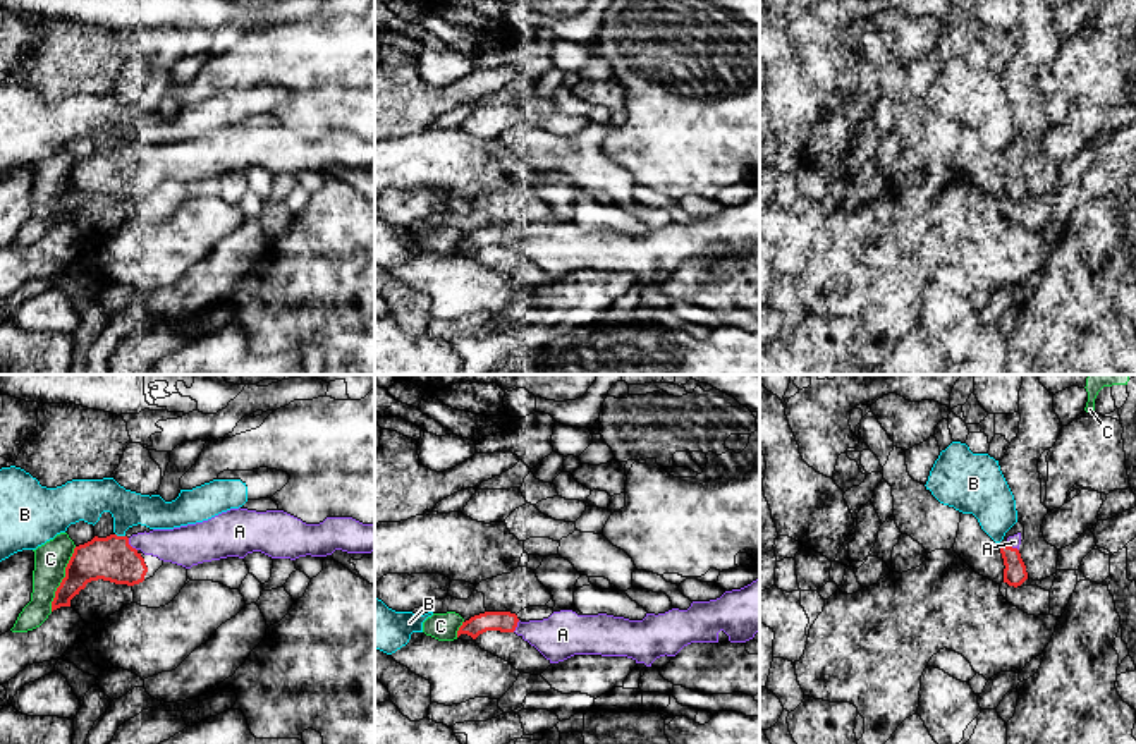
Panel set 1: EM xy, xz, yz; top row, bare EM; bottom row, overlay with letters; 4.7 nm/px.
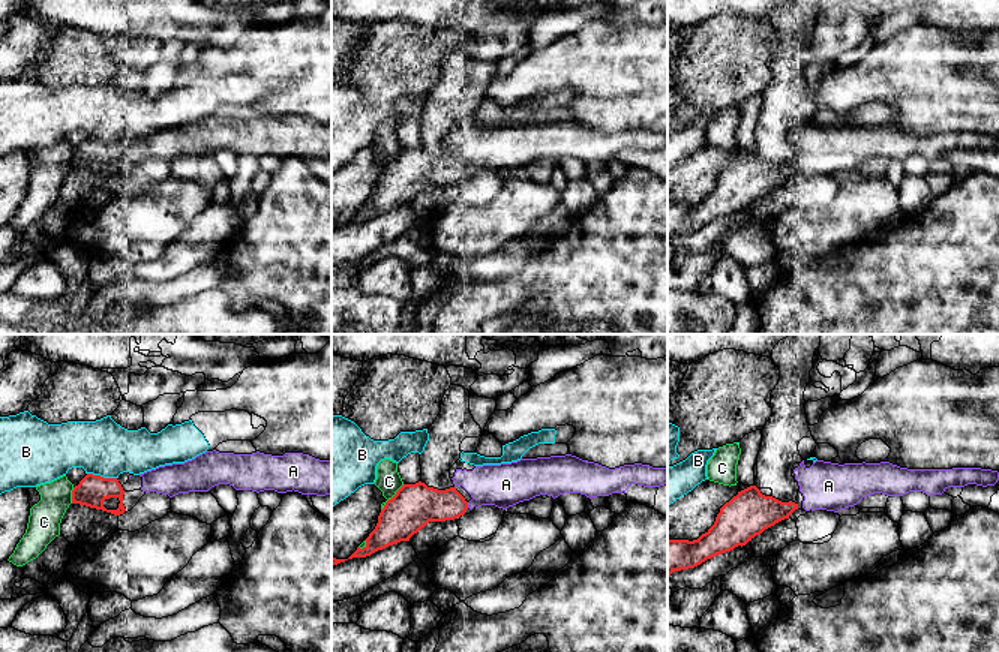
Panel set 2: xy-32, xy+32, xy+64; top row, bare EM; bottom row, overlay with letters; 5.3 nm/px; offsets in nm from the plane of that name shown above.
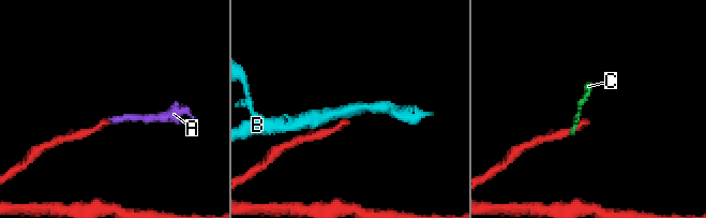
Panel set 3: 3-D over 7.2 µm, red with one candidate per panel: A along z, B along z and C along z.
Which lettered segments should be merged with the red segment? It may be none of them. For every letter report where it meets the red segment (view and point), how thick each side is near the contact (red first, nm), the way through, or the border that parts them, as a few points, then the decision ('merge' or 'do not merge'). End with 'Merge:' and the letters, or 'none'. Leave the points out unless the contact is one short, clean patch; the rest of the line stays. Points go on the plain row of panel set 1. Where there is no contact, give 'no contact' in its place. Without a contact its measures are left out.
A: meets red in xy at (129, 160); 220 nm thick on the red side, 180 nm on the other; merge
B: meets red in xy at (121, 152); 220 nm thick on the red side, 190 nm on the other; do not merge
C: meets red in xy at (62, 195); 200 nm thick on the red side, 160 nm on the other; border along xy (76, 162), (50, 225); do not merge
Merge: A

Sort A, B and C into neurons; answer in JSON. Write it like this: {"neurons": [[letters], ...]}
{"neurons": [["A"], ["B"], ["C"]]}

